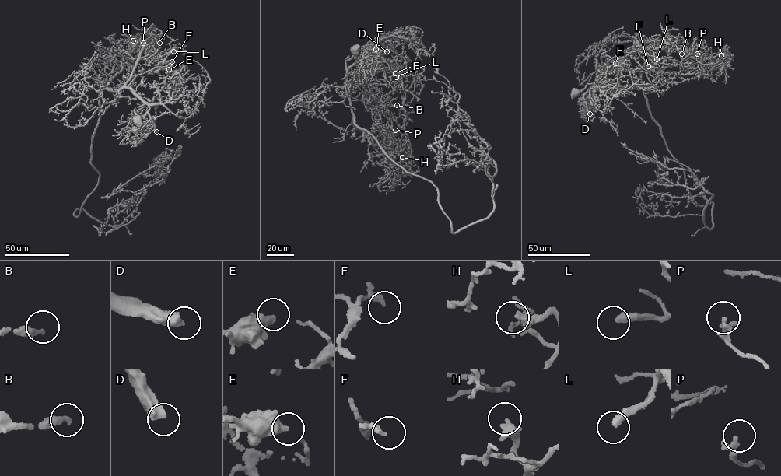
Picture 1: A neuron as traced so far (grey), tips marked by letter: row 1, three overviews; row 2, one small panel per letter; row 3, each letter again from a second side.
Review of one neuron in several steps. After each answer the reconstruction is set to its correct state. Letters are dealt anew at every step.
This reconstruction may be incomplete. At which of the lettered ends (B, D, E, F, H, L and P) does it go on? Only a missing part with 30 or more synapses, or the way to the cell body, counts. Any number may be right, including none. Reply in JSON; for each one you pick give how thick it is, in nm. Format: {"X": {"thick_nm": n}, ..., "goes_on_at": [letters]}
{"B": {"thick_nm": 280}, "D": {"thick_nm": 480}, "L": {"thick_nm": 320}, "goes_on_at": ["B", "D", "L"]}

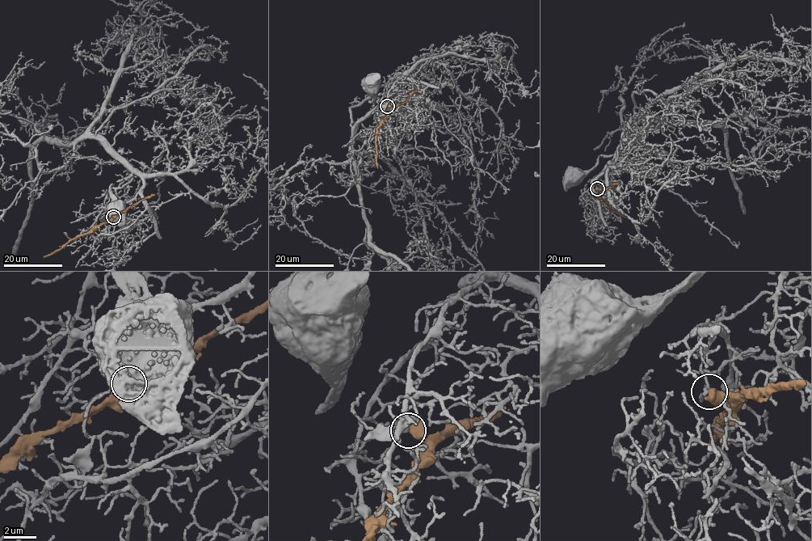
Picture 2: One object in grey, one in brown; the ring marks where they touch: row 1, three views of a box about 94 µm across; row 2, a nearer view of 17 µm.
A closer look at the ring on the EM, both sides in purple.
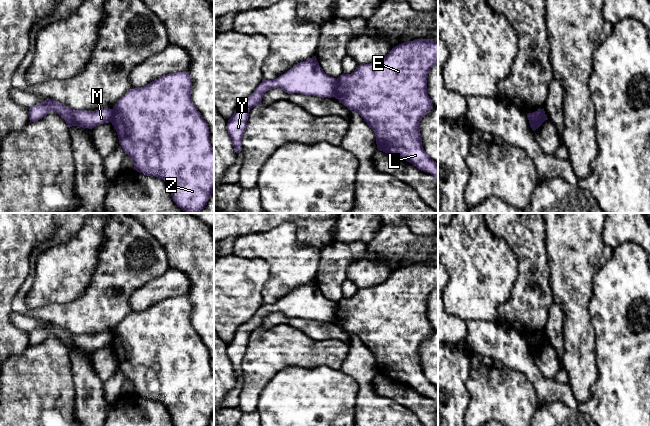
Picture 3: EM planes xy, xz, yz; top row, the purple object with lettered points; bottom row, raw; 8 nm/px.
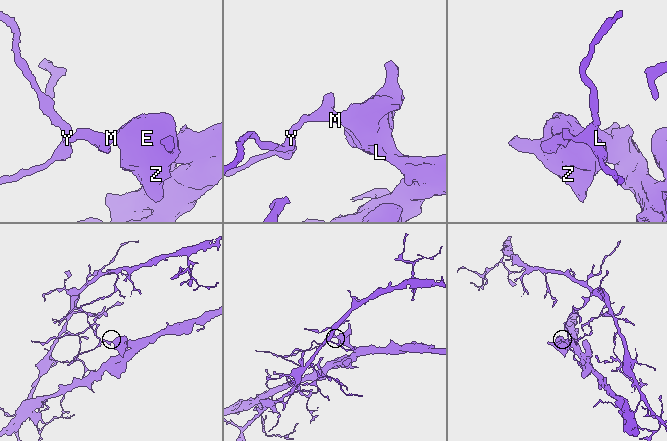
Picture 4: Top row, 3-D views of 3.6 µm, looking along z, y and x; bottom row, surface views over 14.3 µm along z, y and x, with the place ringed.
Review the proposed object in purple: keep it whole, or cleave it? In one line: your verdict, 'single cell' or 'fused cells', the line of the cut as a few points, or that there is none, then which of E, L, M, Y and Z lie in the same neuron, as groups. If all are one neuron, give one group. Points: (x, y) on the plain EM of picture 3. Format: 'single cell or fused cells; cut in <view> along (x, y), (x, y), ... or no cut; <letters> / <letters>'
fused cells; cut in yz along (542, 333), (543, 337), (530, 349); E L Z / M Y

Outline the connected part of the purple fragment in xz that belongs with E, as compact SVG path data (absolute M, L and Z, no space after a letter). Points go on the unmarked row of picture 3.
M407 265L393 271L383 283L357 289L353 297L339 300L335 322L356 335L374 355L379 375L404 383L438 403L438 388L426 378L419 354L421 343L433 332L427 317L427 301L436 289L437 265Z

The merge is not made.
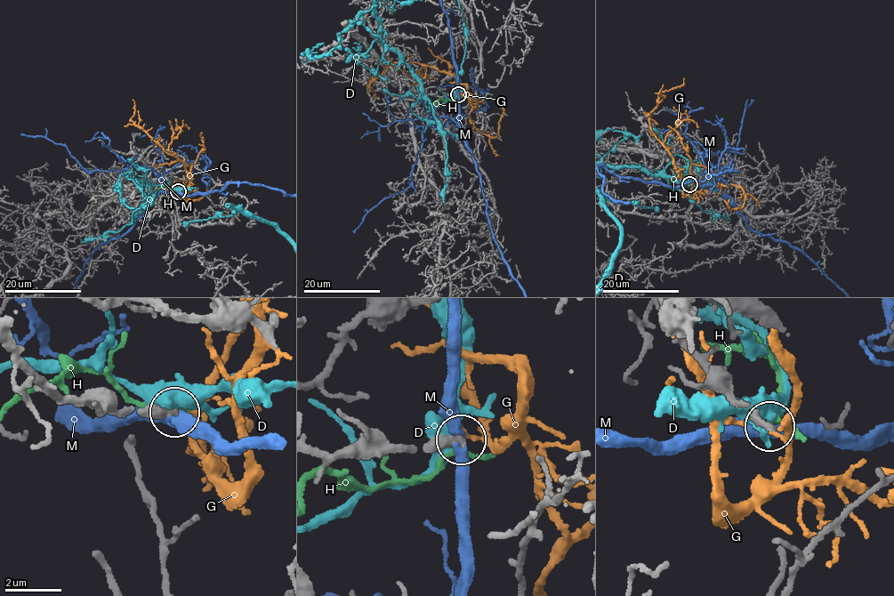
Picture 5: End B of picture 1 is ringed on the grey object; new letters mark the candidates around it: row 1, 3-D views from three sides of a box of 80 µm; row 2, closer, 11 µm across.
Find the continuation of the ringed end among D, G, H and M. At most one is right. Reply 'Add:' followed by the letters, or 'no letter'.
Add: no letter

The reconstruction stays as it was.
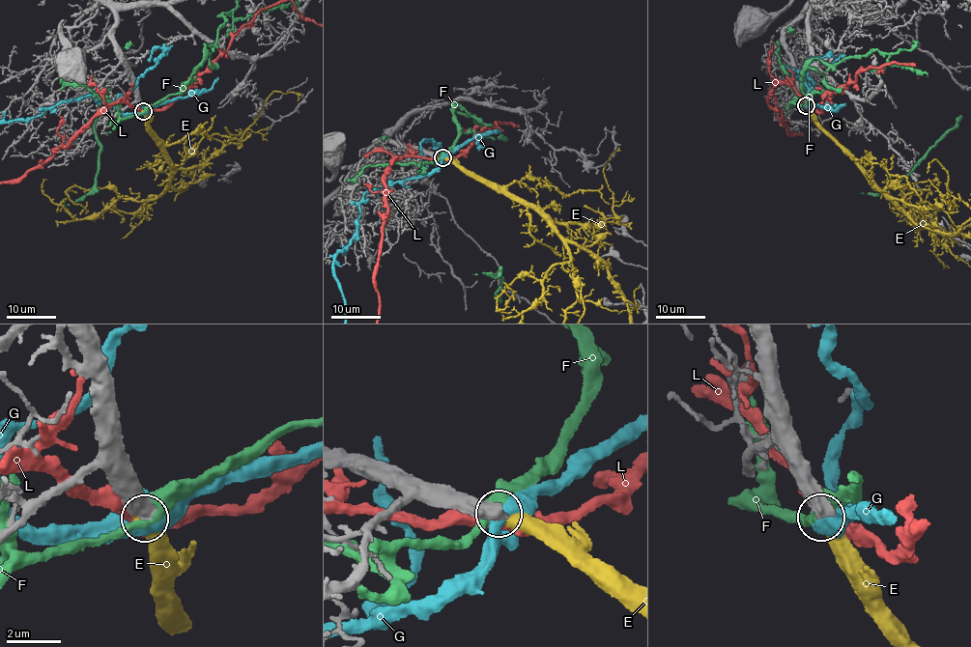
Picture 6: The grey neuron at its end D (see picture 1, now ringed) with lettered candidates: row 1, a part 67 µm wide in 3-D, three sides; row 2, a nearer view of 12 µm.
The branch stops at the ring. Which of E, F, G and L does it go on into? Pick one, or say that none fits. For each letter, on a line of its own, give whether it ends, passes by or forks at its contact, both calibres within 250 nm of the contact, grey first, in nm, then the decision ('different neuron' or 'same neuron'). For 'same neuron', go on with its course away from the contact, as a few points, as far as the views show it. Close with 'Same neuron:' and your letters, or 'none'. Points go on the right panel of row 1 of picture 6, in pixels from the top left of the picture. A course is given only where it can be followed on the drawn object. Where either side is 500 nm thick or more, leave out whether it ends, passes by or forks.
E: calibres 650 and 440 nm; same neuron
F: calibres 650 and 400 nm; different neuron
G: calibres 550 and 440 nm; different neuron
L: calibres 750 and 440 nm; different neuron
Same neuron: E

